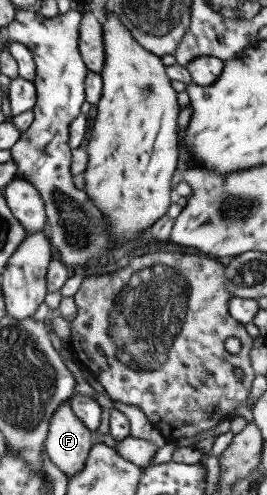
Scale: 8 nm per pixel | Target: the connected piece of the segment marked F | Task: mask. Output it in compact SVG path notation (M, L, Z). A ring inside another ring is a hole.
M63 400L50 417L48 434L44 440L45 452L51 463L57 469L60 469L68 479L83 468L87 453L93 443L93 433L89 432L89 429L86 429L85 425L73 414L73 411L69 408L69 402Z

